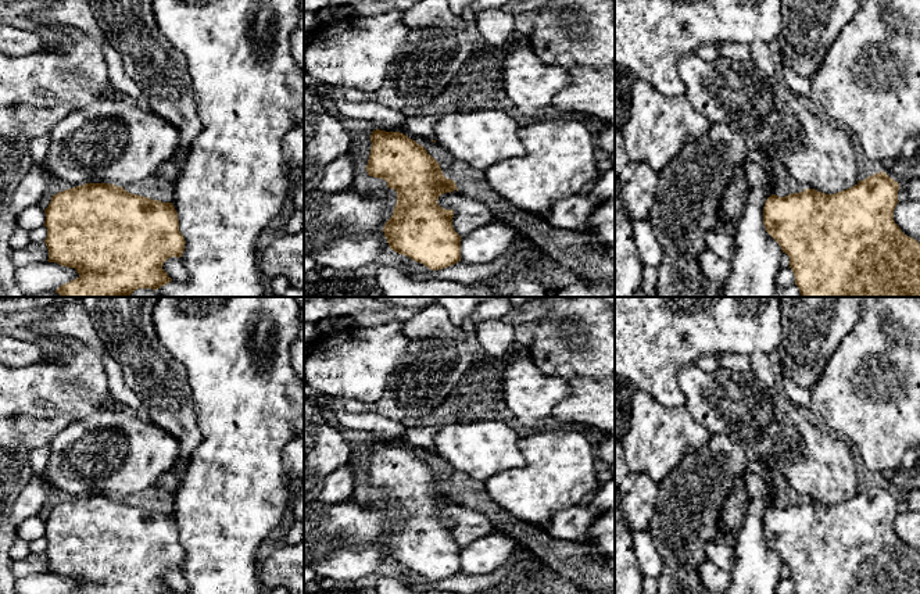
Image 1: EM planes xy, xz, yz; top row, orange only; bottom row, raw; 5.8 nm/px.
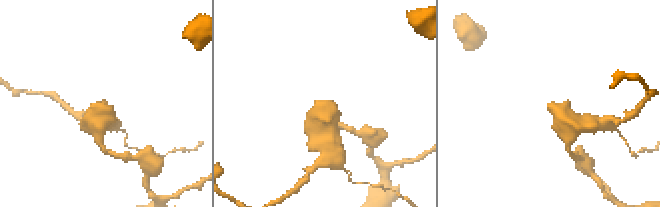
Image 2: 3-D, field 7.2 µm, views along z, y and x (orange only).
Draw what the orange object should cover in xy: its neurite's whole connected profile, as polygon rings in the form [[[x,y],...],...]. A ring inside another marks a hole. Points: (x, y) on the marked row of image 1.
[[[85,183],[51,197],[44,210],[49,262],[75,268],[79,273],[60,286],[61,297],[130,297],[137,289],[157,290],[172,279],[162,269],[171,257],[180,258],[185,237],[172,203],[132,194],[110,183]]]

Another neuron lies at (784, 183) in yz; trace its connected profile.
[[[770,162],[765,165],[774,180],[773,194],[785,197],[792,193],[801,193],[806,186],[798,183],[781,162]]]

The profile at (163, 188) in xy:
[[[168,161],[165,165],[161,165],[160,171],[147,180],[130,185],[119,185],[119,187],[123,187],[132,194],[148,197],[162,203],[172,203],[180,171],[182,168],[179,168],[173,161]]]

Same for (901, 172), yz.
[[[895,162],[895,165],[887,171],[885,173],[892,178],[899,185],[903,185],[910,178],[919,173],[919,164],[917,162]]]

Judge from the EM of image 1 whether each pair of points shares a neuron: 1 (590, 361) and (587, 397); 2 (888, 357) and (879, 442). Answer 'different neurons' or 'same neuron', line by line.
1: different neurons
2: same neuron

